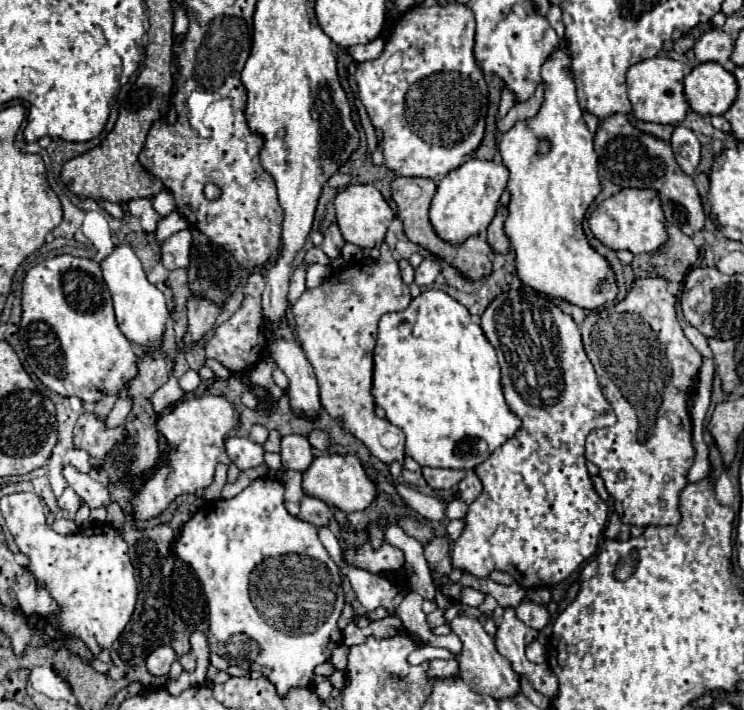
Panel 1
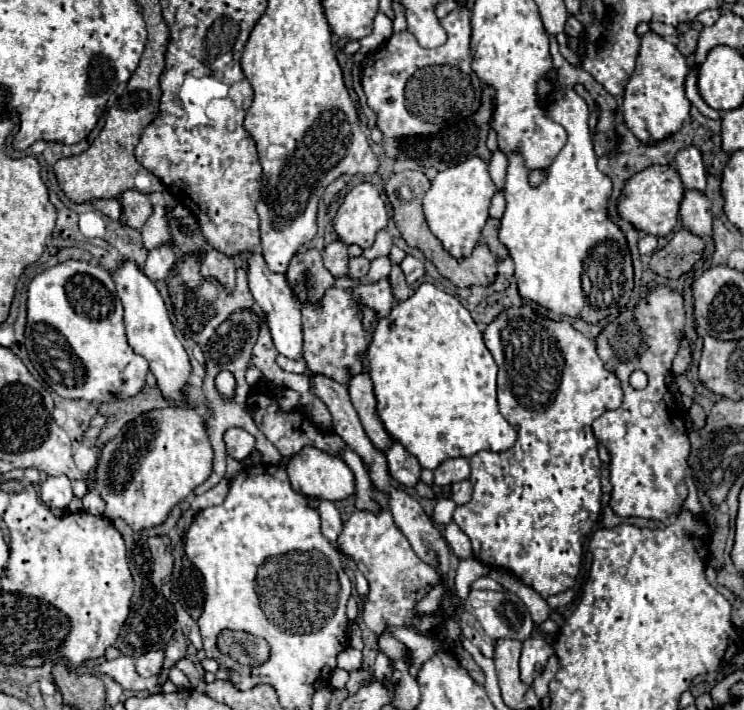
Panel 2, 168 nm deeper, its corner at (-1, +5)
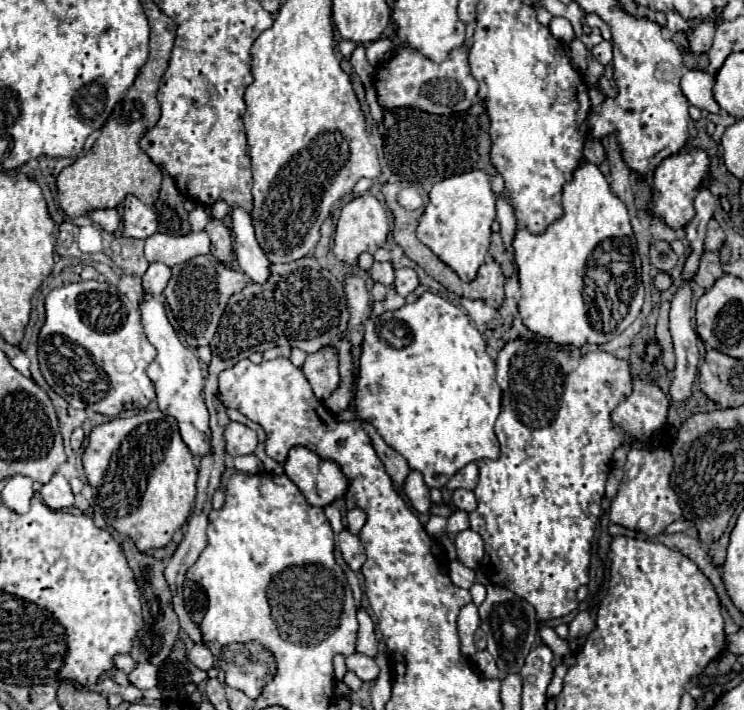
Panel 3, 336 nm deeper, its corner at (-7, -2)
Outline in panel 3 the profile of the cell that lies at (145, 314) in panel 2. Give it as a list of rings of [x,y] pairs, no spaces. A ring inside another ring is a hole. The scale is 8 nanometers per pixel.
[[[144,295],[144,301],[140,303],[140,313],[142,313],[142,325],[144,325],[144,333],[148,337],[148,341],[158,349],[156,359],[148,365],[146,373],[150,377],[150,381],[156,387],[156,401],[162,413],[168,413],[176,419],[178,427],[180,427],[180,435],[182,441],[188,445],[190,453],[198,459],[204,457],[208,453],[212,453],[210,441],[212,441],[212,431],[208,425],[208,409],[202,397],[202,389],[204,389],[204,377],[202,377],[202,369],[198,363],[198,357],[186,349],[180,339],[176,337],[172,325],[166,319],[166,309],[162,303],[158,303],[152,295]]]

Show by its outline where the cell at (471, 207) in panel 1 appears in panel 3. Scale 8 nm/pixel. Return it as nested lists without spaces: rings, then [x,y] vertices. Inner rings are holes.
[[[470,171],[470,173],[462,173],[462,175],[456,175],[456,177],[448,177],[444,181],[438,181],[430,193],[428,193],[430,201],[428,205],[424,207],[424,213],[418,221],[418,227],[416,227],[416,237],[442,261],[446,263],[448,267],[452,267],[456,271],[456,275],[462,279],[462,281],[474,281],[476,279],[476,273],[478,273],[478,267],[484,263],[486,259],[486,253],[488,253],[488,247],[490,247],[490,225],[496,217],[496,197],[490,189],[490,179],[484,171]]]

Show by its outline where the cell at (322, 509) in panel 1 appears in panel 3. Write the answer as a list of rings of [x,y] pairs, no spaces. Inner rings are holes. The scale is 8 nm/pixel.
[[[344,529],[342,533],[338,533],[336,545],[340,547],[342,557],[344,557],[344,561],[348,563],[348,567],[358,573],[360,567],[364,565],[364,561],[366,561],[366,553],[364,553],[364,547],[362,547],[362,543],[360,543],[360,537],[350,535],[350,533]]]

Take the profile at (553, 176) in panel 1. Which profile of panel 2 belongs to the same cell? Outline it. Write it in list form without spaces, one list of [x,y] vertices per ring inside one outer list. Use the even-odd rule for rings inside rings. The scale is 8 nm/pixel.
[[[566,88],[556,94],[546,114],[568,132],[568,142],[546,168],[546,180],[538,186],[530,184],[530,170],[526,170],[522,154],[518,154],[518,150],[510,152],[504,184],[506,212],[502,216],[500,238],[514,260],[514,278],[522,298],[546,306],[562,316],[582,316],[588,322],[598,322],[604,318],[612,320],[632,296],[632,260],[622,232],[616,224],[608,222],[606,202],[612,192],[612,182],[596,168],[596,154],[588,130],[588,106],[572,88]]]

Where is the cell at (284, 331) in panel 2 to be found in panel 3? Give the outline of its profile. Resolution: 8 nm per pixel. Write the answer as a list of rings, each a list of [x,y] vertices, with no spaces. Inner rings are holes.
[[[240,207],[232,209],[232,237],[234,237],[234,255],[240,265],[240,269],[254,281],[254,283],[264,283],[270,275],[268,265],[270,261],[266,259],[264,251],[260,249],[256,237],[254,237],[254,227],[250,213],[246,213]]]

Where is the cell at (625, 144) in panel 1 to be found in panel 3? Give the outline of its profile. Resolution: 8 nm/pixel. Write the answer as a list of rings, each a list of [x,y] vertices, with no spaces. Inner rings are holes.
[[[712,219],[708,223],[708,233],[706,233],[706,241],[704,241],[704,249],[706,251],[718,251],[724,243],[724,231],[722,227]]]

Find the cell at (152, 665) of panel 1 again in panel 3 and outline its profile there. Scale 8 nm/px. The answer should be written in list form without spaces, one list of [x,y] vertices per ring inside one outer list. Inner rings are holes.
[[[140,663],[128,675],[128,681],[132,685],[136,685],[140,691],[148,691],[148,689],[156,687],[156,683],[158,683],[158,669],[152,663]]]

